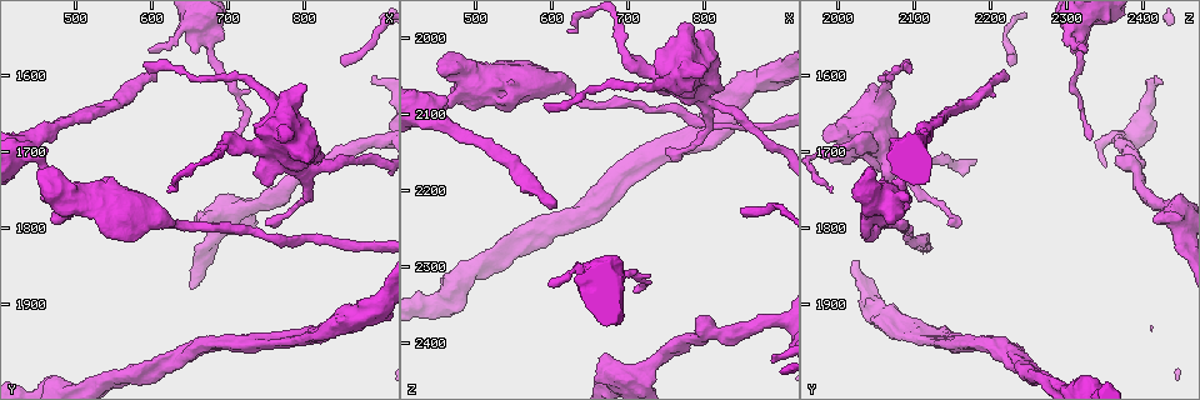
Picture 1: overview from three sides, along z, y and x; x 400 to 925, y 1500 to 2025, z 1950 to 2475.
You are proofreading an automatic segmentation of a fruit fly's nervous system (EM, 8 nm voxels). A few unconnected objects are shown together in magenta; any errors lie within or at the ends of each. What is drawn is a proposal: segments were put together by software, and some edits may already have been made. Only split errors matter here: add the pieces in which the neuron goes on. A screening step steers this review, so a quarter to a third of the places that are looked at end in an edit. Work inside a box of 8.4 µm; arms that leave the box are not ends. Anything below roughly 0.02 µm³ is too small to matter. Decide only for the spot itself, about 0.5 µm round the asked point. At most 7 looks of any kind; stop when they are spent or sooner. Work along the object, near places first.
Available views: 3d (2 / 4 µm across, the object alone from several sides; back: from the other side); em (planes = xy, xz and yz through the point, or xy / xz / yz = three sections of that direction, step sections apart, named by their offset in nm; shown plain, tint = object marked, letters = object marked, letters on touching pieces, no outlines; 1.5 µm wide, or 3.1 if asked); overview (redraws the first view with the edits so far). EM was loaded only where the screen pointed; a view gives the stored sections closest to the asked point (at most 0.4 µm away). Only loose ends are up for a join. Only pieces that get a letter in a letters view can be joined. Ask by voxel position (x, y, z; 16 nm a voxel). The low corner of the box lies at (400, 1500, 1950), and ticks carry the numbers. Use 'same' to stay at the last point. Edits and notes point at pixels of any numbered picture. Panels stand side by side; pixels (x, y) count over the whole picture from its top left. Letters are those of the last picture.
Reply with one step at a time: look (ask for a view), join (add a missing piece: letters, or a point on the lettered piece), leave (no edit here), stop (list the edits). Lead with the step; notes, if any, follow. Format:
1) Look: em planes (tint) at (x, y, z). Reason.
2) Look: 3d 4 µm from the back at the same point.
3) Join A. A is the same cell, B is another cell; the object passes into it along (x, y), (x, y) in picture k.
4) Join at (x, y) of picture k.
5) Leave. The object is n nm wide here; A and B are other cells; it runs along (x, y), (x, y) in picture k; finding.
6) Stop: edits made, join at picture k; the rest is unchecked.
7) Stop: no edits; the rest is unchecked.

Look: 3d 2 µm from the back at (600, 1605, 2220). Long arm stops here.

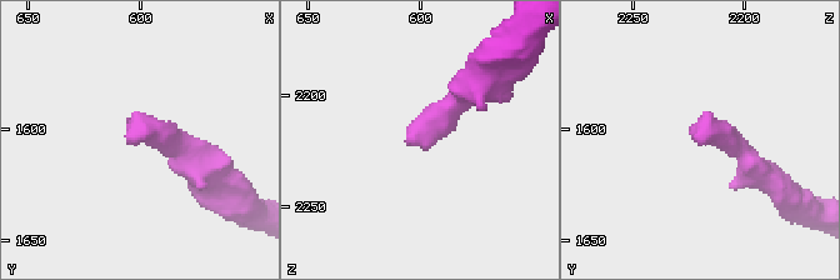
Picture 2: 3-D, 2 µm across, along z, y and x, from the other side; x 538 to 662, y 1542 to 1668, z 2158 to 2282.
Look: em yz step 4 (letters) at (602, 1606, 2222). Need the tissue.

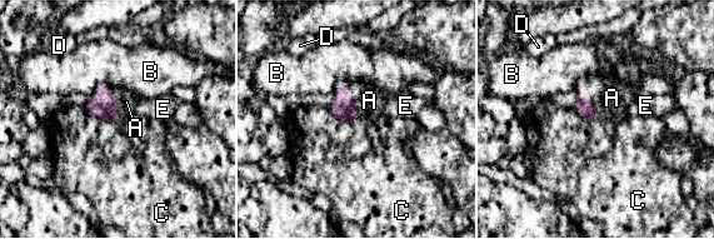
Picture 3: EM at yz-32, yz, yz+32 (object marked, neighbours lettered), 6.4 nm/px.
Join A. The object is 110 nm wide here; A is the same cell, B, C, D and E are other cells; the object passes into it along (343, 106), (354, 104), (369, 100) in picture 3; the neuron continues.

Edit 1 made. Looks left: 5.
Look: overview.

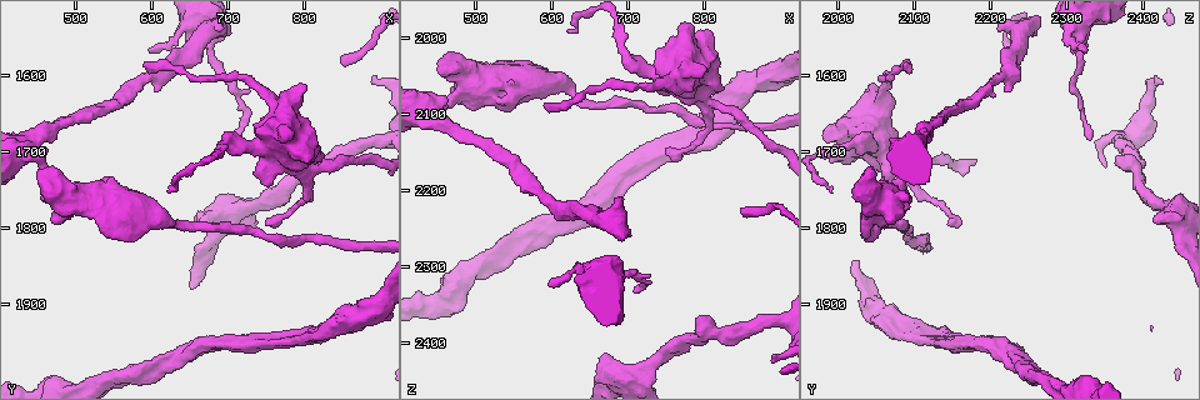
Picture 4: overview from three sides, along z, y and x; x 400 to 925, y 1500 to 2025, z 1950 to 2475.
Look: 3d 2 µm at (800, 1615, 2040). Branch stops here.

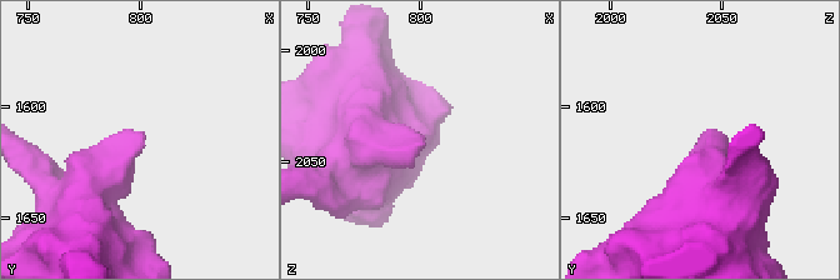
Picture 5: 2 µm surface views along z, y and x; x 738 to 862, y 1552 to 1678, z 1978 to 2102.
Look: em xz step 8 (letters) at (800, 1616, 2038).

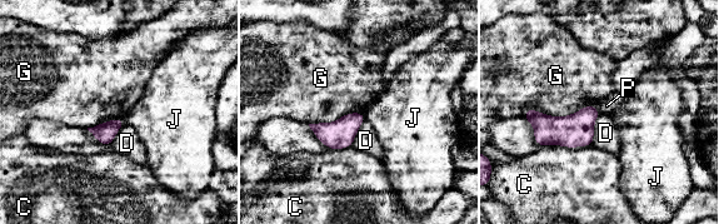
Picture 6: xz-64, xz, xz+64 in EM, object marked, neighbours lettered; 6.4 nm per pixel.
Look: em planes (letters) at the same point. Another direction.

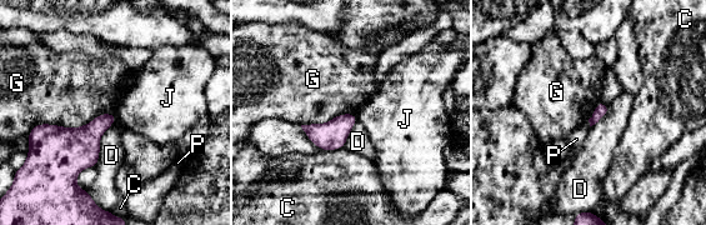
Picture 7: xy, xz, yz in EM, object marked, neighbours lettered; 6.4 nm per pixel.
Leave. C, D, G, J and P are other cells; a border runs along (115, 113), (26, 134) in picture 7; no lettered piece goes on from it.

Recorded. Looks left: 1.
Look: em planes (letters) at (705, 1685, 2335). Thin end.

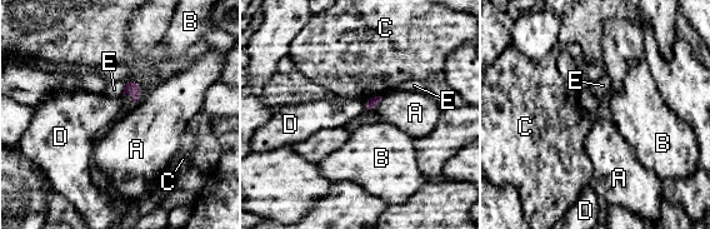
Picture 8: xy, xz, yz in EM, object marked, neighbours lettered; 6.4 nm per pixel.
Leave. A, B, C, D and E are other cells; a border runs along (363, 100), (365, 109) in picture 8; no lettered piece goes on from it.

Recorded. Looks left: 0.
Stop: edits made, join at picture 3; the rest is unchecked.

